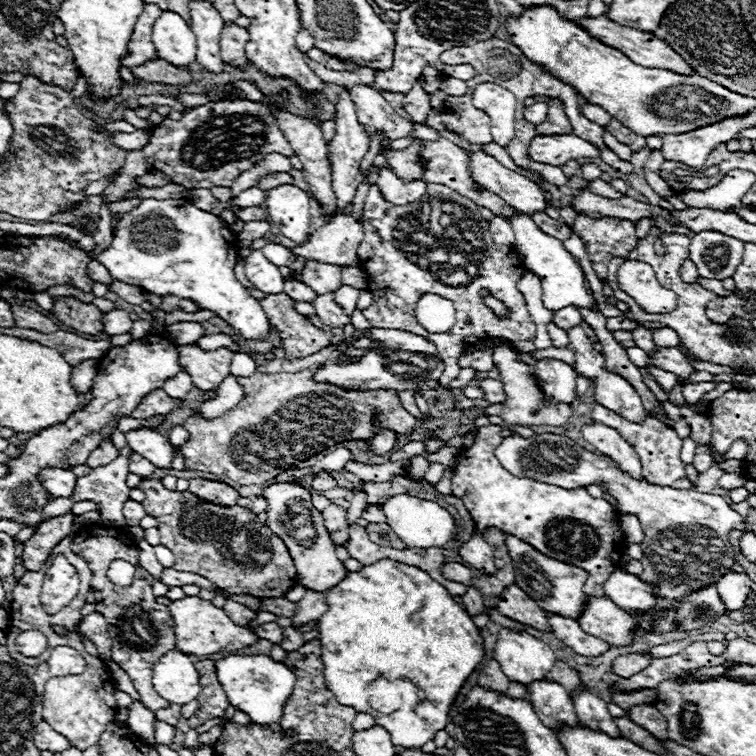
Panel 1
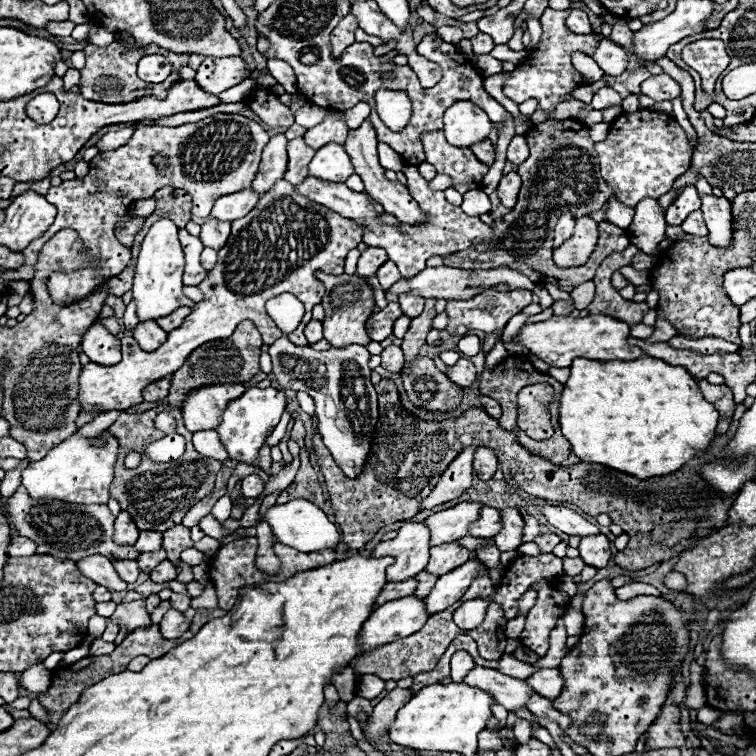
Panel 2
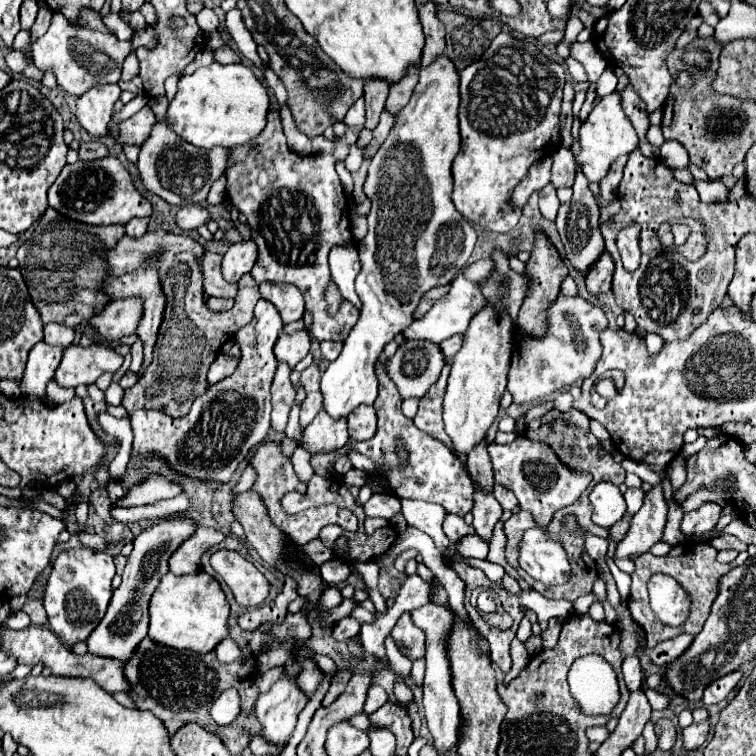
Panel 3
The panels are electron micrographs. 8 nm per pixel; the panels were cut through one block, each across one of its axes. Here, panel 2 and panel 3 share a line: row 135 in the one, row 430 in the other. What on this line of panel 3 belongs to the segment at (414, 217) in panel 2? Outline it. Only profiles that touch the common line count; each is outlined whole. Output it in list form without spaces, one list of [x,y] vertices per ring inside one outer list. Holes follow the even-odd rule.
[[[358,406],[348,414],[348,432],[354,440],[368,440],[376,432],[376,408],[374,406]]]

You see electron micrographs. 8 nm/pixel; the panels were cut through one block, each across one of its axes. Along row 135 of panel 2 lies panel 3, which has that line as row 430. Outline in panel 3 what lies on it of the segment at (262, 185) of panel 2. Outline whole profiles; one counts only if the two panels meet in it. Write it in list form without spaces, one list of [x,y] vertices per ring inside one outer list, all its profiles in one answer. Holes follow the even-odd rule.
[[[284,362],[278,364],[274,382],[272,382],[272,428],[276,432],[284,432],[288,422],[288,412],[296,400],[296,388],[290,382],[292,368]]]

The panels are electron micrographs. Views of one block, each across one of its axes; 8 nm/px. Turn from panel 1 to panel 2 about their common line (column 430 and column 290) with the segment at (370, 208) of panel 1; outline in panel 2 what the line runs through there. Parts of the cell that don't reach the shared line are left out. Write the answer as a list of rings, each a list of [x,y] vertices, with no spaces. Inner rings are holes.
[[[278,180],[274,184],[274,188],[270,188],[270,192],[266,192],[256,208],[232,222],[232,234],[228,238],[228,244],[218,250],[218,264],[214,266],[214,270],[210,270],[210,276],[198,286],[204,292],[204,300],[196,304],[196,310],[182,322],[180,328],[172,330],[168,334],[168,340],[156,350],[156,352],[142,352],[142,348],[136,344],[136,340],[132,336],[122,338],[122,360],[120,364],[114,366],[102,366],[102,364],[92,364],[88,362],[82,368],[80,380],[78,380],[78,404],[80,404],[80,414],[82,412],[110,412],[110,410],[126,410],[126,408],[134,408],[138,404],[142,404],[142,390],[152,384],[152,380],[160,380],[170,376],[172,372],[176,372],[184,360],[190,356],[192,350],[196,350],[200,344],[208,342],[208,340],[216,340],[216,338],[228,338],[236,326],[242,320],[252,320],[256,324],[256,328],[262,334],[264,344],[272,344],[274,340],[278,340],[280,336],[284,336],[276,324],[272,322],[272,318],[266,314],[264,304],[266,300],[282,294],[282,292],[290,292],[294,296],[298,296],[298,300],[306,306],[306,314],[304,320],[300,324],[298,330],[294,330],[292,334],[288,334],[288,340],[296,346],[306,346],[306,336],[304,336],[304,328],[312,318],[312,308],[316,304],[322,302],[324,296],[324,284],[316,278],[320,272],[324,274],[342,274],[344,272],[344,258],[346,254],[356,248],[362,242],[362,228],[348,218],[342,218],[336,212],[330,212],[328,208],[324,208],[322,204],[316,204],[314,200],[306,200],[306,196],[300,196],[296,192],[296,188],[292,184],[288,184],[286,180]]]

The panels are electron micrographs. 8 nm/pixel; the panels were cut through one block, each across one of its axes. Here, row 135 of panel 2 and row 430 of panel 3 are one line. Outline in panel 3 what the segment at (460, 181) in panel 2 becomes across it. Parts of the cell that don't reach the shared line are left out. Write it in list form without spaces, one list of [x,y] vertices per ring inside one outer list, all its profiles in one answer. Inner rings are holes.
[[[450,364],[444,366],[444,372],[440,374],[438,382],[426,392],[424,398],[420,398],[420,408],[418,408],[418,414],[414,416],[414,424],[420,430],[436,436],[446,446],[448,446],[448,436],[446,436],[444,424],[442,424],[442,398],[444,398],[448,372],[450,372]]]

